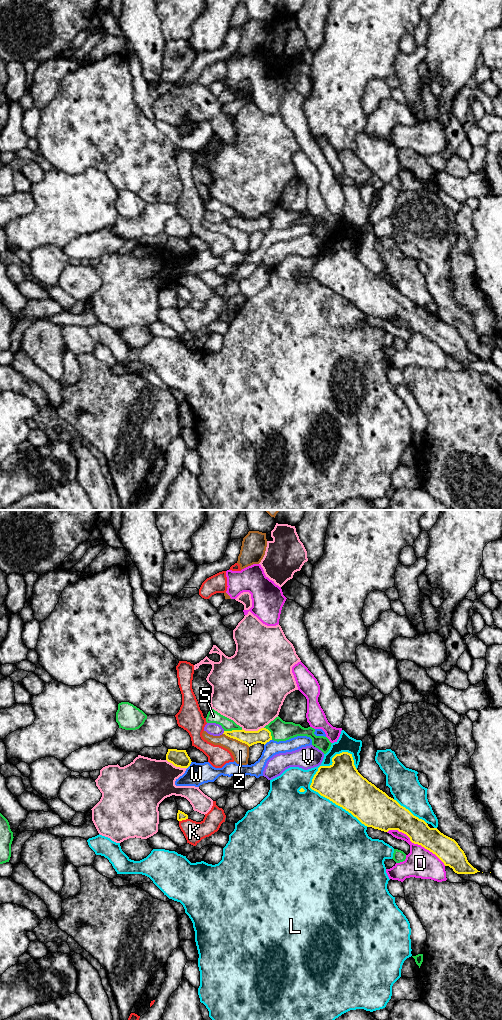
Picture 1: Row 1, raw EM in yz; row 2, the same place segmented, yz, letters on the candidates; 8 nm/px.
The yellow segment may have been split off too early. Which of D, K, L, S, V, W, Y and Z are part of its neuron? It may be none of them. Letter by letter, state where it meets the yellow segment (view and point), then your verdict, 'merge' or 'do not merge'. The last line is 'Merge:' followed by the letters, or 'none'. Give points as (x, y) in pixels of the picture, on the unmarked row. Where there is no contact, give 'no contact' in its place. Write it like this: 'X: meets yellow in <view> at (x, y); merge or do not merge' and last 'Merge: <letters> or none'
D: meets yellow in yz at (416, 331); do not merge
K: meets yellow in yz at (183, 307); do not merge
L: meets yellow in yz at (318, 280); do not merge
S: meets yellow in yz at (233, 218); do not merge
V: meets yellow in yz at (224, 220); do not merge
W: meets yellow in yz at (267, 229); do not merge
Y: meets yellow in yz at (252, 219); do not merge
Z: meets yellow in yz at (236, 227); do not merge
Merge: none

